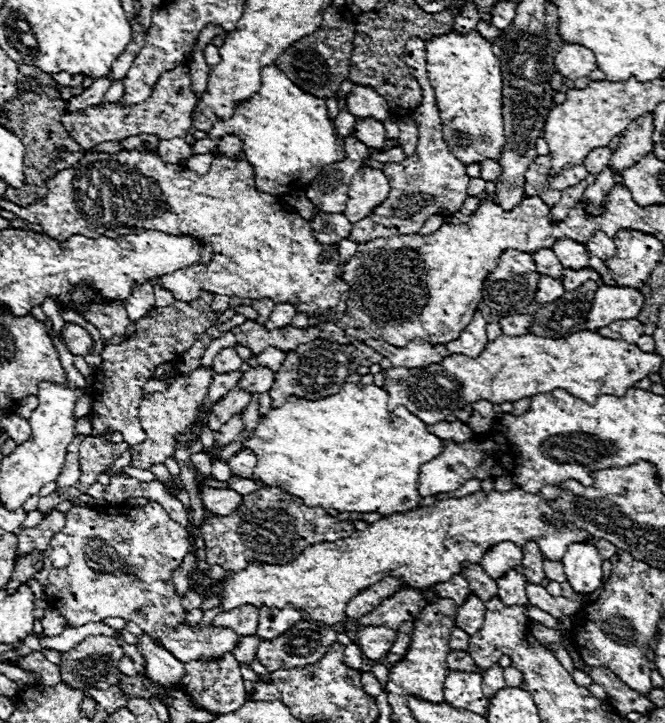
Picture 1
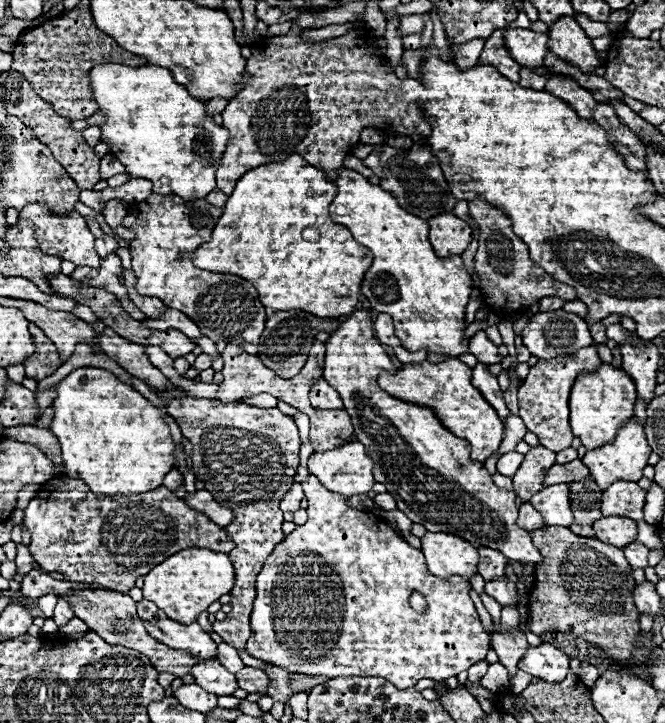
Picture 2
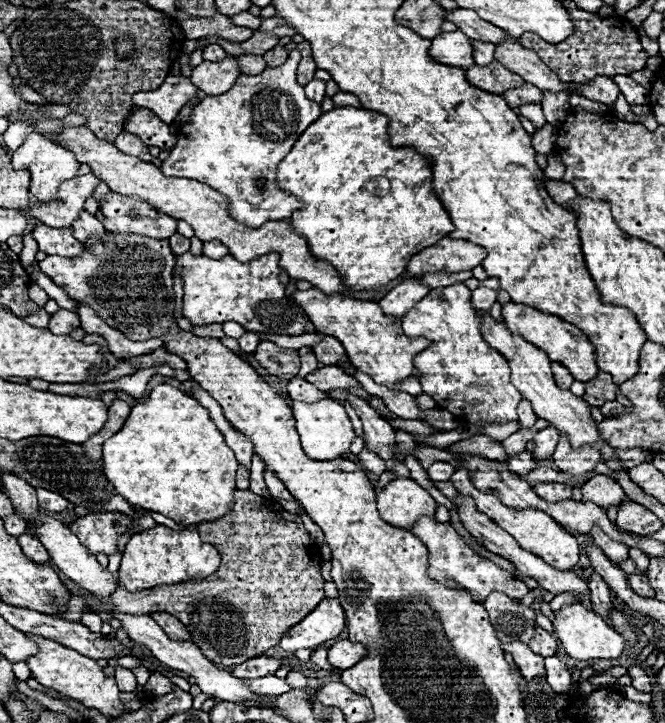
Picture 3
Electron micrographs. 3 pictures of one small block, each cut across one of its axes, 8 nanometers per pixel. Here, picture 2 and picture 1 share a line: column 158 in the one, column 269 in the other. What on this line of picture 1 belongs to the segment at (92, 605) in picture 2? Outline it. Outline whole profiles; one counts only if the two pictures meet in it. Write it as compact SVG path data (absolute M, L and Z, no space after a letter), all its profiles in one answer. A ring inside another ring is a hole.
M302 620L294 624L284 636L276 640L262 640L258 646L258 660L268 670L296 668L306 664L316 664L326 650L336 642L338 632L318 622Z

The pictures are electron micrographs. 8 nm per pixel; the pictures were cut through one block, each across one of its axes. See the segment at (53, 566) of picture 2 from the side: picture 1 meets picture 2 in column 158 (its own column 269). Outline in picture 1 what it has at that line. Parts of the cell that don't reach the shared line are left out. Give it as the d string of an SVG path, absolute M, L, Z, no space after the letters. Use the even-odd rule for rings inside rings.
M270 486L244 496L244 502L232 514L212 516L202 524L206 562L218 564L232 572L240 572L250 560L266 564L288 564L306 546L350 538L354 532L356 530L350 520L340 522L338 518L326 514L322 506L308 508L300 498Z

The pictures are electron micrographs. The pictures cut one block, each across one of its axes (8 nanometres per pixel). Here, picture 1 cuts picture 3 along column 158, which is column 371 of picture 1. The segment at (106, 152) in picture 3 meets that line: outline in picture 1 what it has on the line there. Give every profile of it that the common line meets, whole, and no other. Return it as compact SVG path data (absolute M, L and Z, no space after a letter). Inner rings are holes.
M360 168L350 182L350 192L348 192L348 202L344 216L348 220L356 222L368 216L376 206L380 206L390 194L390 182L384 172L374 170L374 168Z

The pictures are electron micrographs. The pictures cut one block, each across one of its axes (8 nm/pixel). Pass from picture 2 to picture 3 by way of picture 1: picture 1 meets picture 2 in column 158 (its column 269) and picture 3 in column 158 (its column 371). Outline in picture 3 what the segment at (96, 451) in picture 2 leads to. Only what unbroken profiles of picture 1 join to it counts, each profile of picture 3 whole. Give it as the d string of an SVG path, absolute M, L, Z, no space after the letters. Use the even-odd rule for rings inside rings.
M160 384L146 402L132 406L120 432L104 442L104 474L132 506L160 512L178 524L214 520L232 504L238 462L208 410L170 384Z

